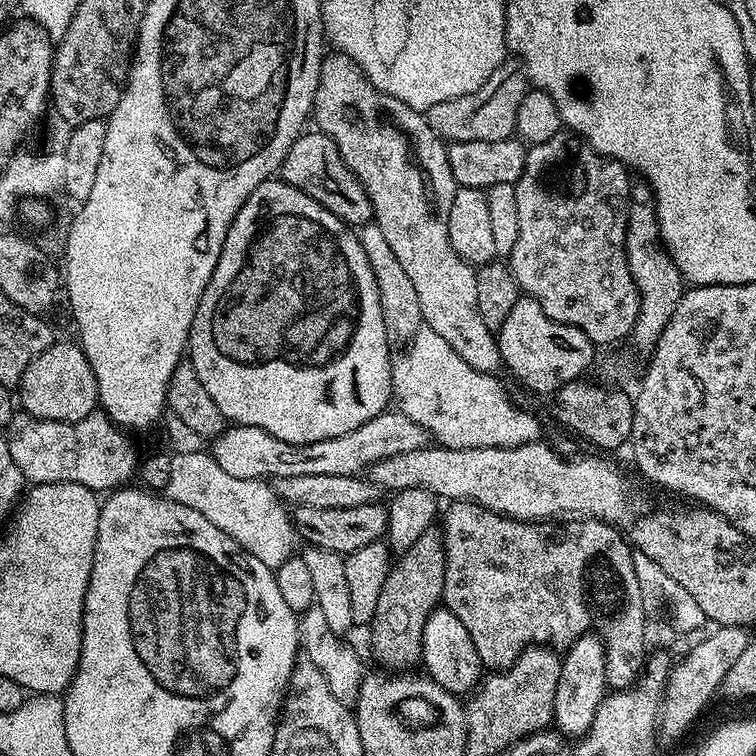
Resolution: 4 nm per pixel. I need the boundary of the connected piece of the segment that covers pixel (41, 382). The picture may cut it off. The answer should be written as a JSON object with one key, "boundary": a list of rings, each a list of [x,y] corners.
{"boundary":[[[53,342],[46,350],[42,350],[42,354],[38,354],[38,358],[34,358],[30,366],[26,366],[26,374],[22,374],[22,382],[18,389],[19,407],[28,415],[39,420],[61,420],[71,424],[97,411],[99,398],[98,382],[94,378],[94,370],[90,370],[90,362],[79,343],[76,342],[72,344]]]}

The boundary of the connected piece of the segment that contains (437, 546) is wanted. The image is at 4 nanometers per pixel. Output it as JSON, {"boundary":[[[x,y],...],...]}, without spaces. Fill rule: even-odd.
{"boundary":[[[430,530],[410,546],[410,550],[399,553],[398,559],[388,569],[386,586],[382,586],[382,594],[378,598],[378,610],[374,610],[374,618],[370,625],[372,631],[372,656],[379,667],[384,670],[412,670],[415,664],[421,663],[422,626],[426,626],[426,618],[441,603],[444,594],[444,538],[439,531]]]}

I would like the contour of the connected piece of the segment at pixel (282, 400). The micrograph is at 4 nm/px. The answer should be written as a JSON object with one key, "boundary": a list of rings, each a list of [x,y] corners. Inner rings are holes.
{"boundary":[[[282,178],[262,182],[262,186],[258,186],[258,190],[250,194],[250,198],[246,198],[242,210],[238,210],[226,234],[218,266],[214,266],[214,274],[198,302],[198,310],[194,314],[194,322],[188,335],[187,359],[194,366],[194,370],[198,370],[198,379],[201,380],[202,386],[206,386],[210,398],[214,398],[218,410],[222,410],[225,421],[233,425],[258,426],[266,430],[266,434],[282,438],[282,442],[295,444],[322,442],[322,438],[338,438],[342,434],[350,434],[350,430],[358,430],[358,426],[370,422],[370,418],[386,411],[393,399],[394,356],[393,353],[388,353],[388,347],[390,341],[386,322],[382,318],[378,282],[374,282],[374,270],[370,266],[370,258],[366,258],[366,250],[362,250],[359,235],[333,212],[326,210],[326,206],[302,194],[302,190],[290,186]]]}

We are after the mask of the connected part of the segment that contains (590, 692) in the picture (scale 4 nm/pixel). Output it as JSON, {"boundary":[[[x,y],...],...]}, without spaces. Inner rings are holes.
{"boundary":[[[595,634],[578,636],[576,641],[563,653],[558,674],[558,690],[554,694],[555,731],[565,738],[587,736],[594,722],[594,714],[604,701],[608,683],[604,662],[604,643]]]}

